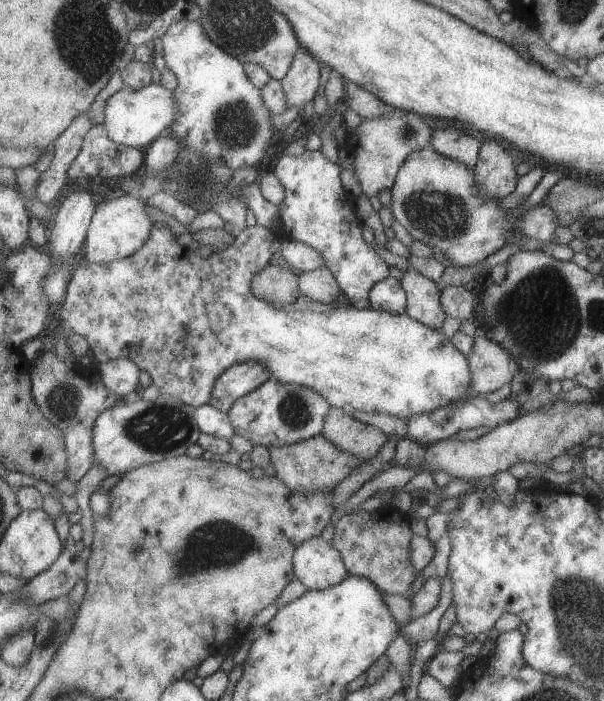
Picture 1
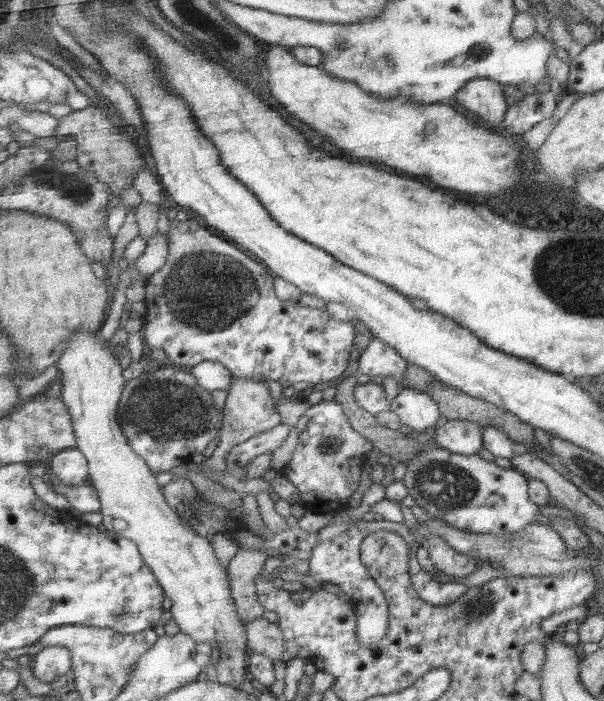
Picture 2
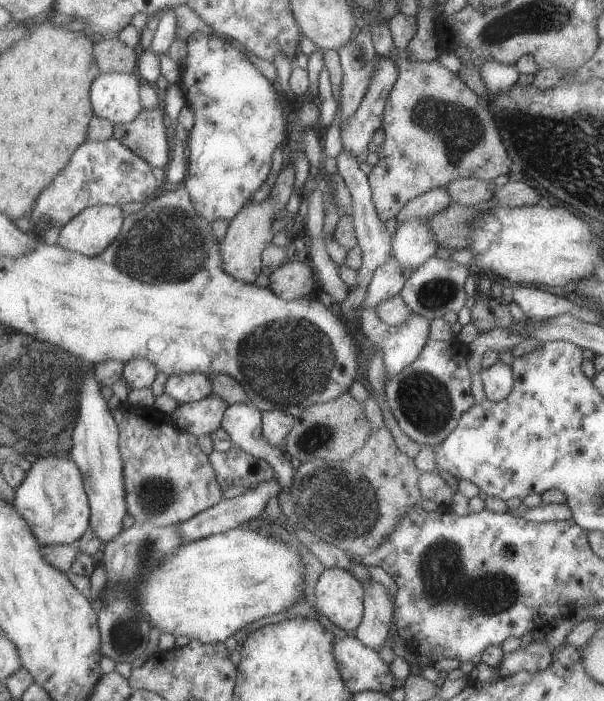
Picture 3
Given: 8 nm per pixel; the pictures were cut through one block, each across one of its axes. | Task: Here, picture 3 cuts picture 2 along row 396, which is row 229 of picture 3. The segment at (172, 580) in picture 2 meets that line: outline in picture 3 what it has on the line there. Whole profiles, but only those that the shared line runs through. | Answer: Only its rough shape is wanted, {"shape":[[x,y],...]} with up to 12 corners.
{"shape":[[120,206],[89,207],[57,244],[99,256],[121,234]]}

